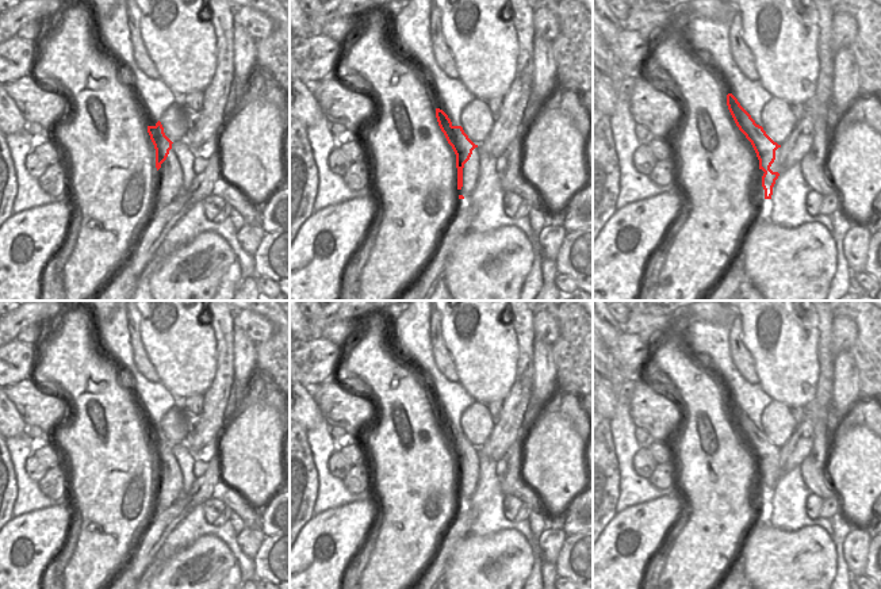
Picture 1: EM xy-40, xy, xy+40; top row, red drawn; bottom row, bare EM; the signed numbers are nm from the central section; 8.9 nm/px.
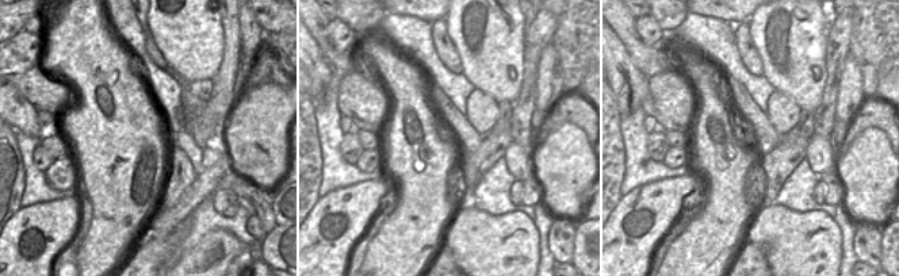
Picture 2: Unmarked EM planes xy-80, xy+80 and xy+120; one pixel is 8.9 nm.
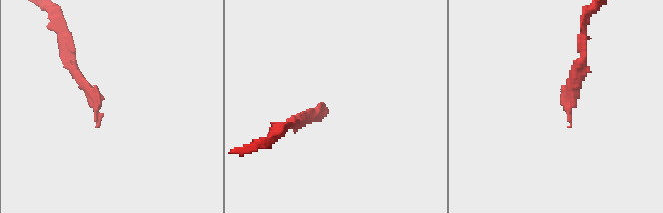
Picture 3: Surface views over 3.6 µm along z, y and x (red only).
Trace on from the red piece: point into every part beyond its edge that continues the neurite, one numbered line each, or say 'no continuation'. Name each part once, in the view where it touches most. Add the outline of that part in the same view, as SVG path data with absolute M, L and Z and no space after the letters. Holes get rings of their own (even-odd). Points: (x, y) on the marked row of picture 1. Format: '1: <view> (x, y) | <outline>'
1: xy (471, 168) | M478 149L472 150L470 160L463 168L463 187L459 190L459 195L464 196L464 200L470 200L472 191L478 183L479 176L479 156Z

